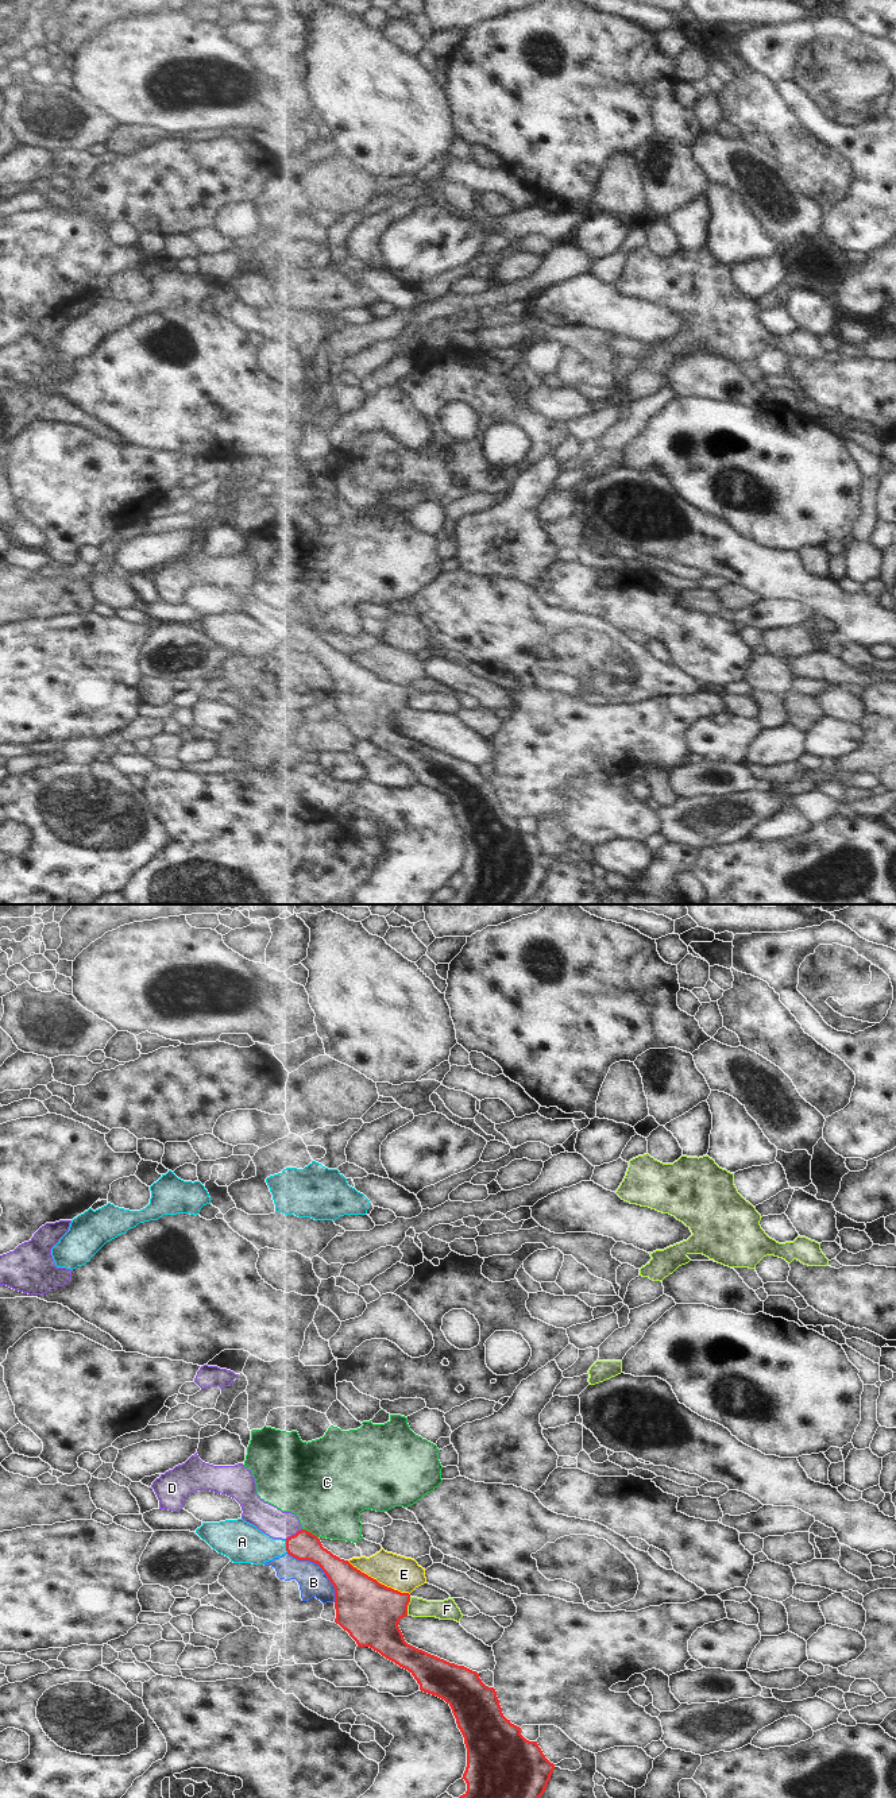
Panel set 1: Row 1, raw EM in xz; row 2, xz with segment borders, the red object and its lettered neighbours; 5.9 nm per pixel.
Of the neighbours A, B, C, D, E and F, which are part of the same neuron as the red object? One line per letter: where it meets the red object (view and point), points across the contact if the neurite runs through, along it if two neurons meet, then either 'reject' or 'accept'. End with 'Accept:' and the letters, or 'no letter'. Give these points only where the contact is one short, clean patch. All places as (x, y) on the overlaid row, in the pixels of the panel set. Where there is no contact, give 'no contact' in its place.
A: xz (286, 1546) | along xz (285, 1540), (288, 1551) | reject
B: xz (320, 1566) | reject
C: xz (311, 1532) | reject
D: xz (293, 1535) | across xz (304, 1546), (293, 1535), (284, 1526), (266, 1517) | accept
E: xz (377, 1581) | reject
F: xz (406, 1605) | reject
Accept: D

